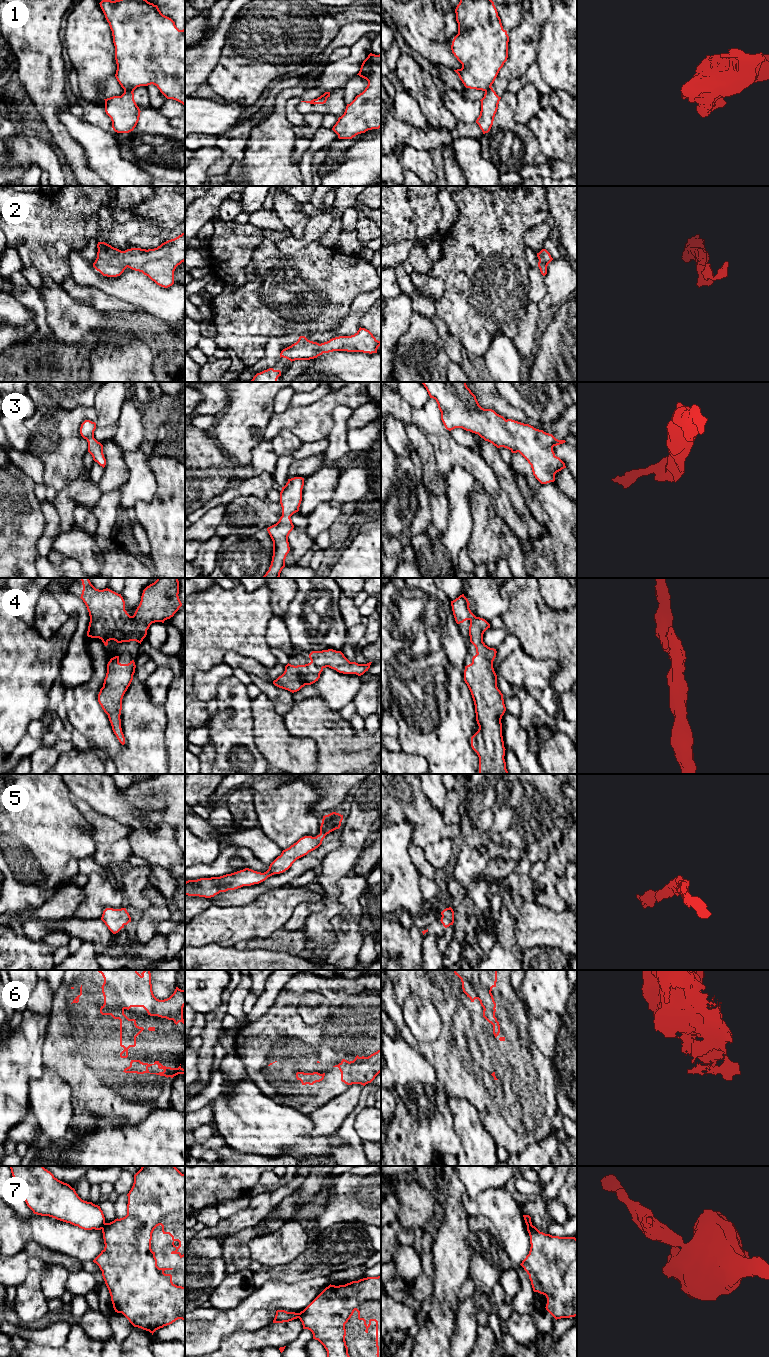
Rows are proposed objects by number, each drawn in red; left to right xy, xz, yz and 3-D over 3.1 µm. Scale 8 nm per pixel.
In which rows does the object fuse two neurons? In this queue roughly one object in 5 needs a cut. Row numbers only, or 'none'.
1, 7

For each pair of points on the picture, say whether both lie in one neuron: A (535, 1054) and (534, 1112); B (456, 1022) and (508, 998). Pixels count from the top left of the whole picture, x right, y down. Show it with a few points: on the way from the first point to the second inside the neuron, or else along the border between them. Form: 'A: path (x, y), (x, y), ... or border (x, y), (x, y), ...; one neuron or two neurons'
A: path (539, 1068), (542, 1072), (542, 1098); one neuron
B: path (457, 1005), (464, 998), (491, 998); one neuron

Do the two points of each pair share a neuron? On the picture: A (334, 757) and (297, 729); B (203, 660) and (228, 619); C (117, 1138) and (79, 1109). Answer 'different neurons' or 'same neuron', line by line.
A: same neuron
B: same neuron
C: different neurons

